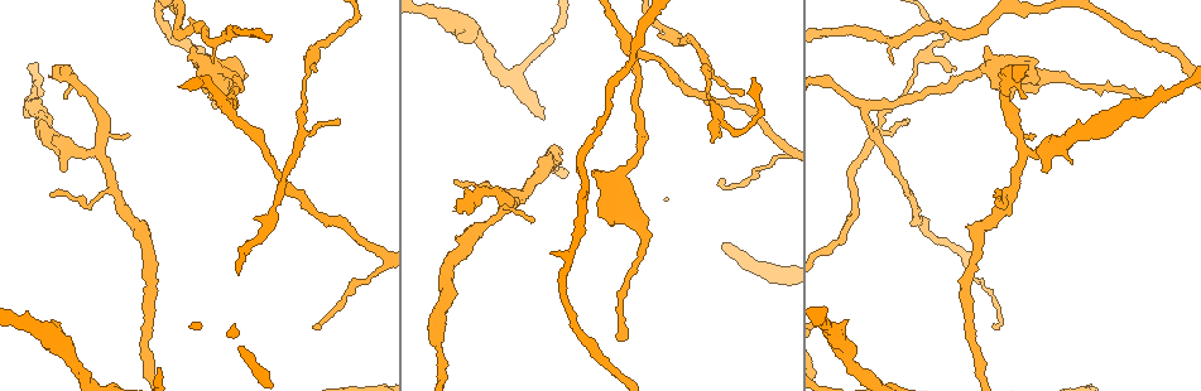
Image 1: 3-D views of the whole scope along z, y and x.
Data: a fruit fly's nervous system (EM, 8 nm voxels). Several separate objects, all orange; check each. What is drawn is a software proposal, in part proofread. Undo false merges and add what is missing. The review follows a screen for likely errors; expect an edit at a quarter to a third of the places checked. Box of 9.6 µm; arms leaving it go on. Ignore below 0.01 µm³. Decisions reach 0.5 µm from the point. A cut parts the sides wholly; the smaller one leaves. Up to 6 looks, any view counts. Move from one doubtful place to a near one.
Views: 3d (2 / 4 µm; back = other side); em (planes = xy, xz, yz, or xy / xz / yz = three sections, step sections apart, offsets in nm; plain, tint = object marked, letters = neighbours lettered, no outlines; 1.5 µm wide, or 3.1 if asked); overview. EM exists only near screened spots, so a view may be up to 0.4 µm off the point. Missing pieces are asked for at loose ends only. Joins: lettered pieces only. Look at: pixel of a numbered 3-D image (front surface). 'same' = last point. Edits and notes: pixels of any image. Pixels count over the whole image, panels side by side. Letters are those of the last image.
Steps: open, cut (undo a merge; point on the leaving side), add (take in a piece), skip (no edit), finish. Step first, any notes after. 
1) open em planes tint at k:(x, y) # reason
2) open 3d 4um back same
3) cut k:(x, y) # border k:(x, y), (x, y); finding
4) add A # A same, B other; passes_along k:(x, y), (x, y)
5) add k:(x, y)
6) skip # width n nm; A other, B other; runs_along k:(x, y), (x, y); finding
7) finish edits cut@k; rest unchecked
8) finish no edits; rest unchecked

open em planes tint at 1:(742, 93) # thin end

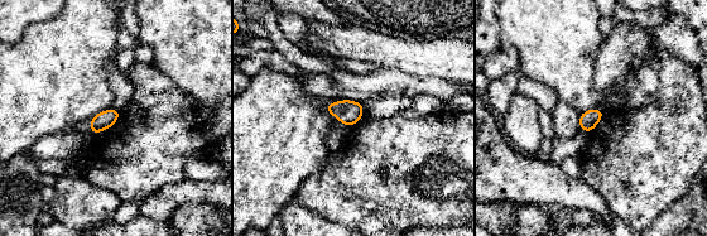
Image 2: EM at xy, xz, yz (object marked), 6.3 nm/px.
open em planes letters same # what lies round it

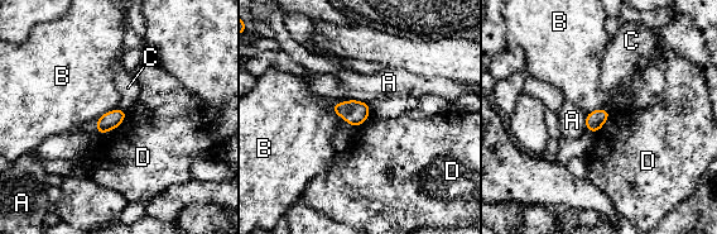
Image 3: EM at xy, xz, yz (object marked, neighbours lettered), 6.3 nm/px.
skip # A other, B other, C other, D other; border 3:(128, 113), (114, 129), (97, 135); none of them fits

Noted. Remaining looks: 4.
open 3d 4um back at 1:(333, 36) # sharp bend

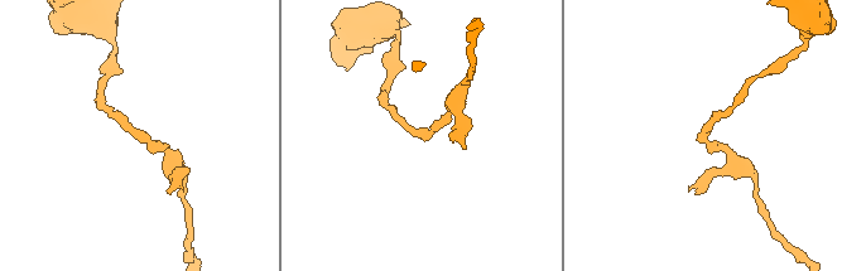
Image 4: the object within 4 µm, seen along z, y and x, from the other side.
open em yz step 8 letters at 4:(143, 132)

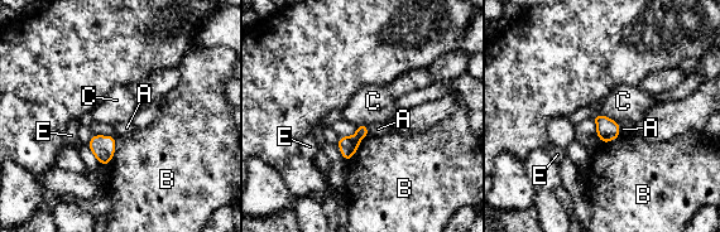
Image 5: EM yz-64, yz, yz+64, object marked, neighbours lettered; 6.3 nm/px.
cut 5:(361, 130) # A other, B other, C other, E other; border 5:(355, 135), (360, 139); two neurons meet here

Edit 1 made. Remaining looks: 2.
open em yz step 8 tint at 1:(618, 339) # end of a long branch

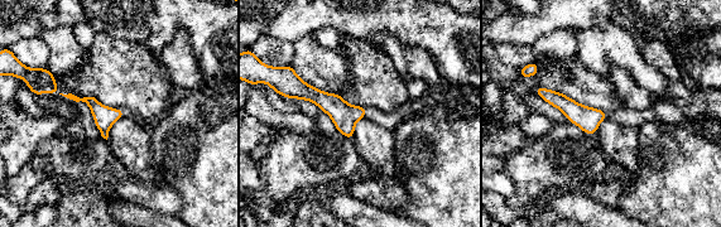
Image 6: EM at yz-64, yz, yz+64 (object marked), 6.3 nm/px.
open em planes letters same

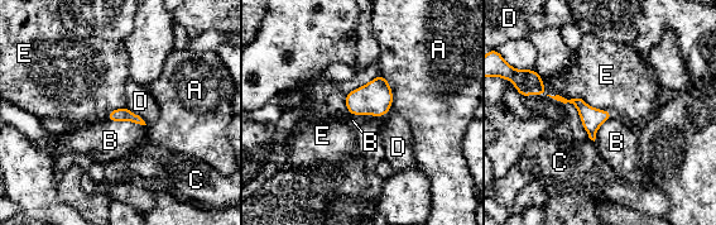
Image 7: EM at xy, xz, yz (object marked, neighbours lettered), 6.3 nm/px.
skip # A other, B other, C other, D other, E other; border 7:(539, 76), (547, 94), (604, 110); none of them fits

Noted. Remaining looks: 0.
finish edits cut@5; rest unchecked

